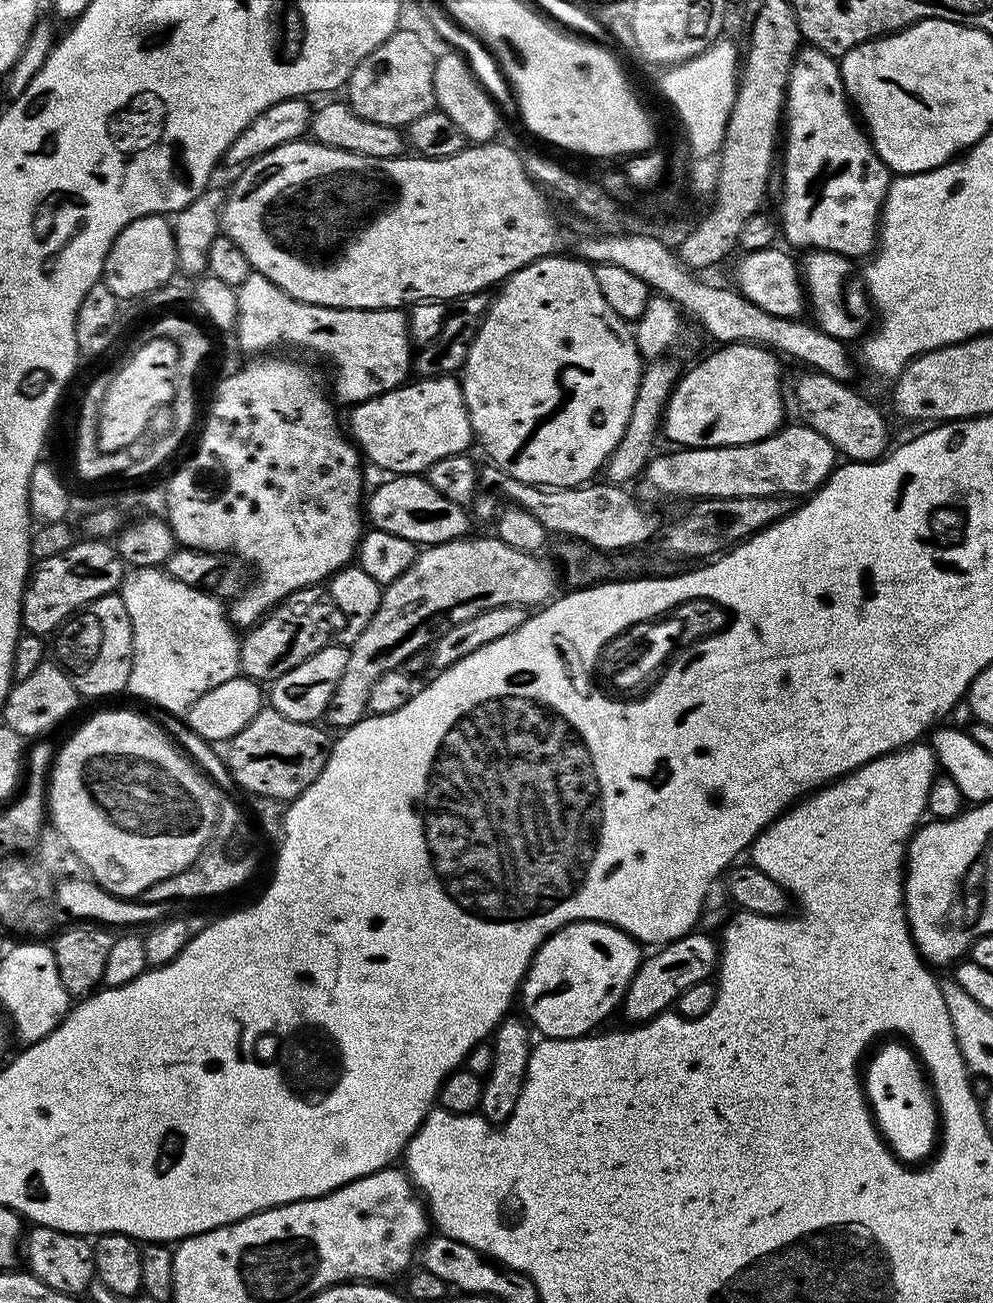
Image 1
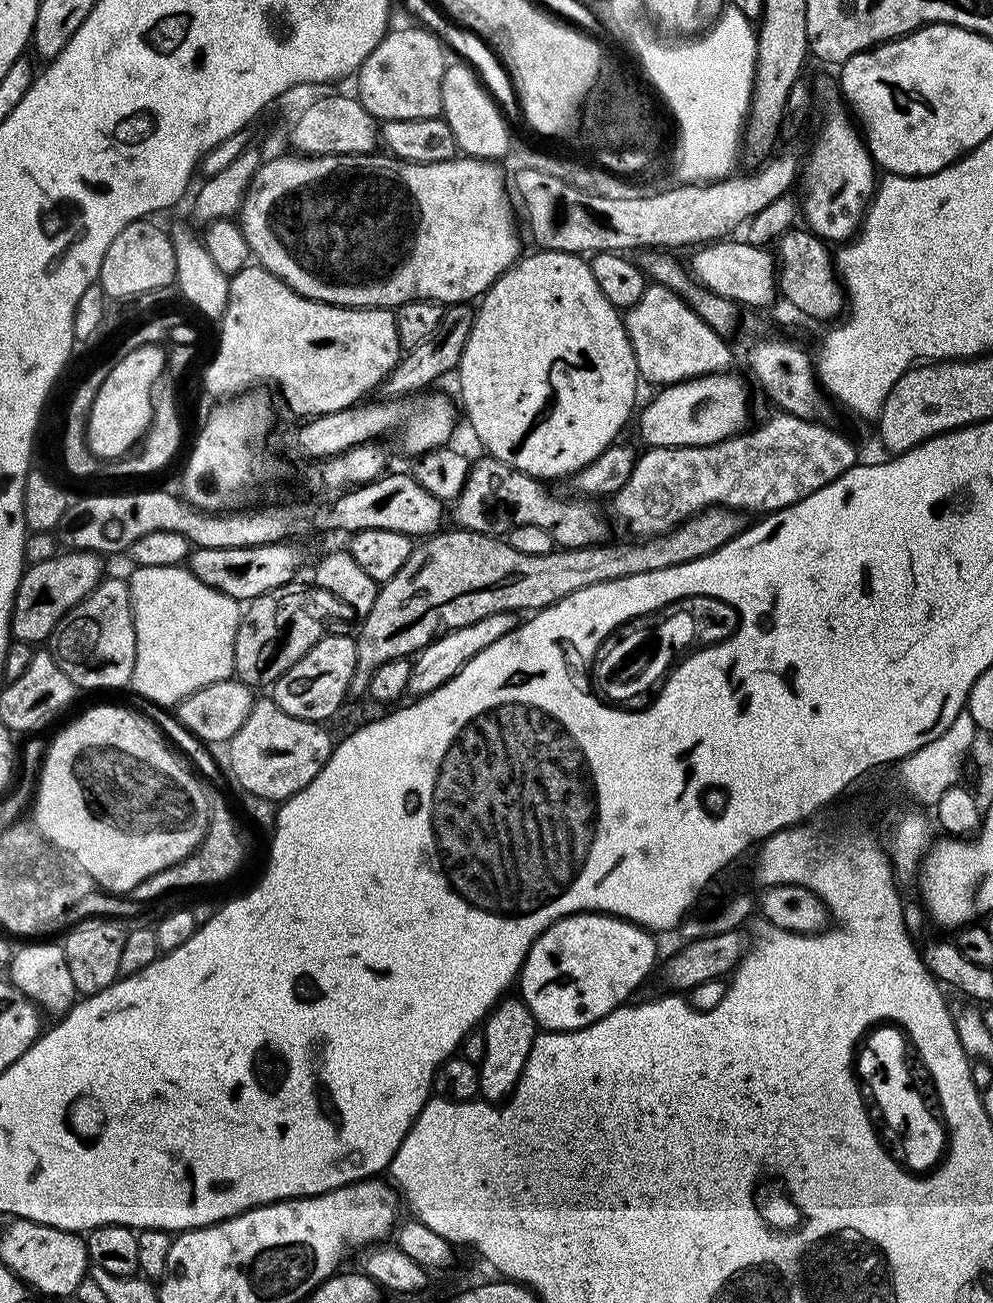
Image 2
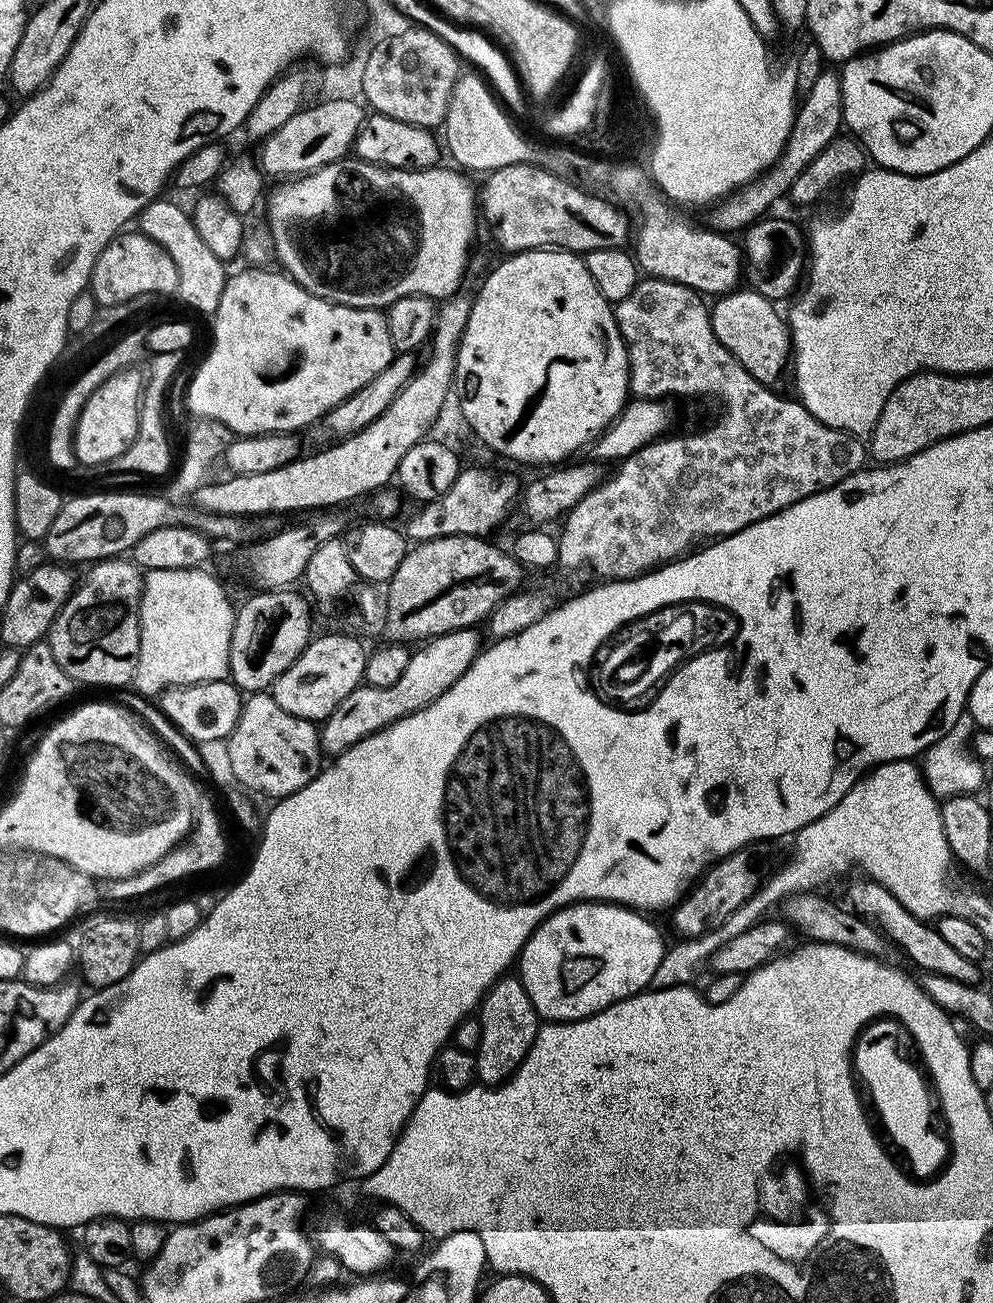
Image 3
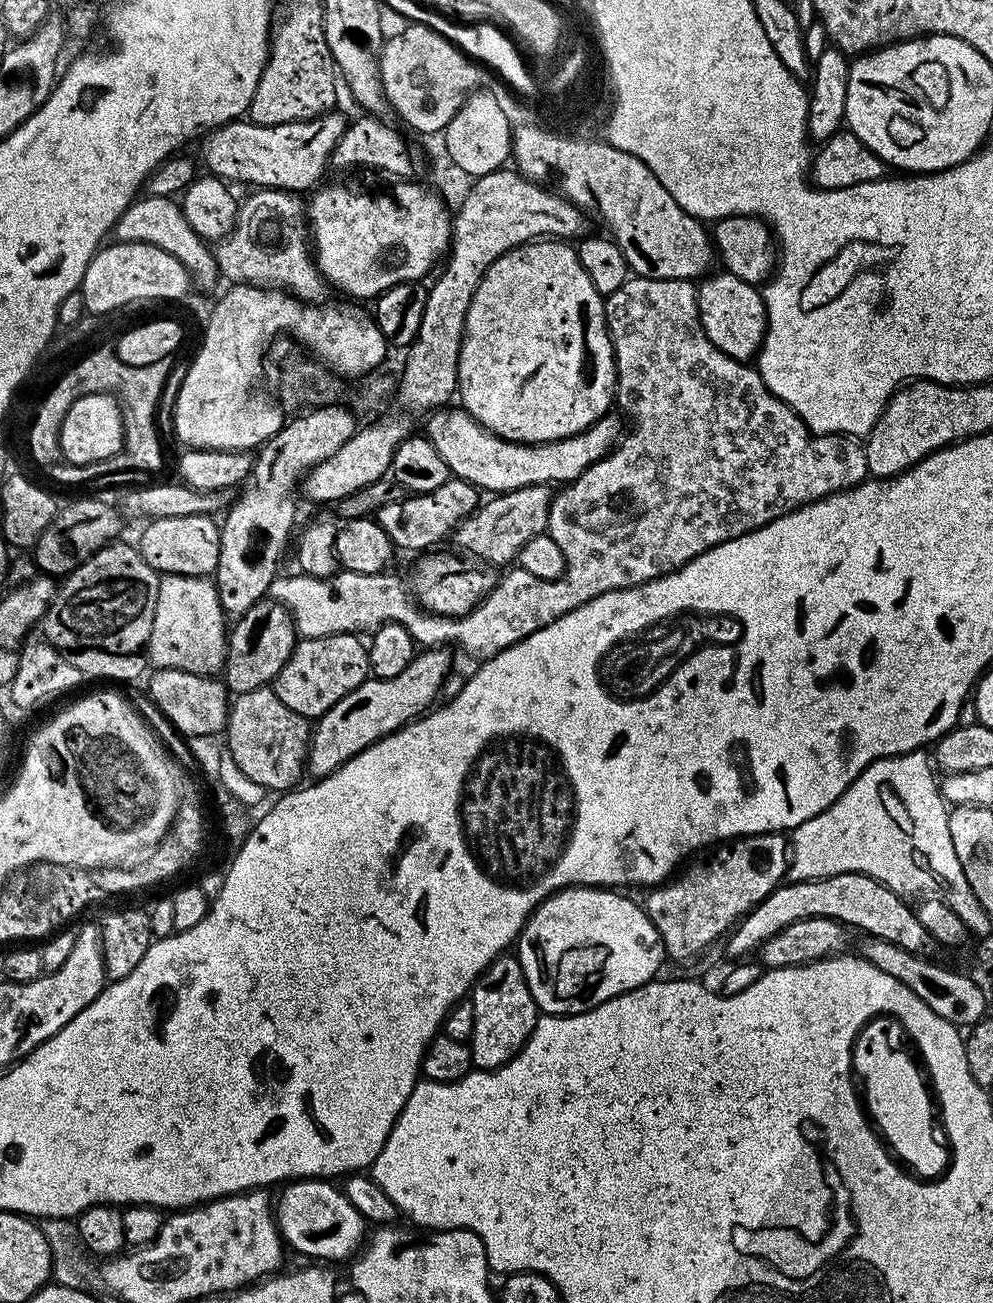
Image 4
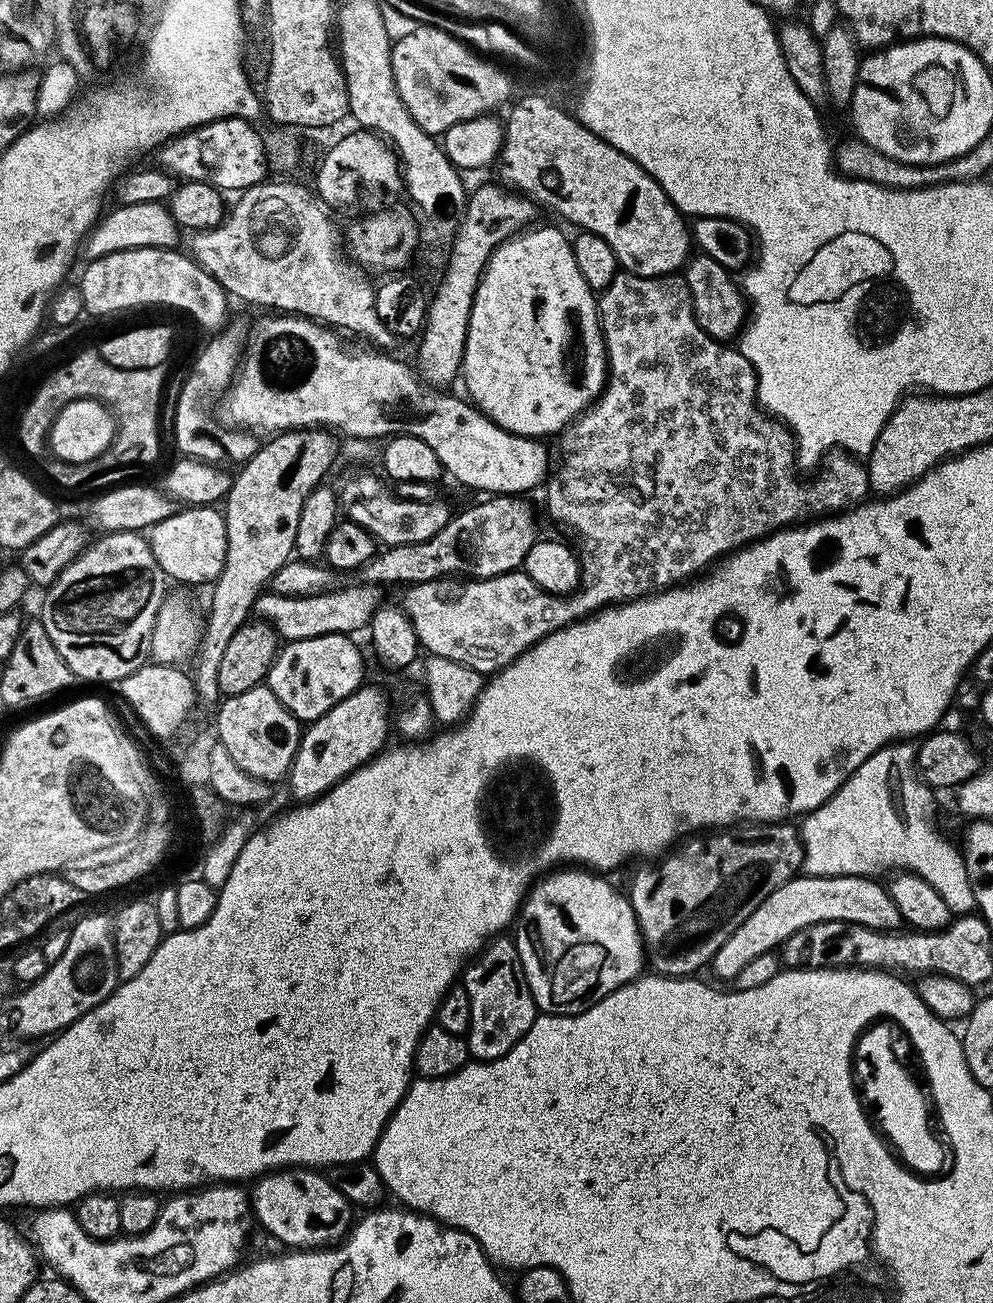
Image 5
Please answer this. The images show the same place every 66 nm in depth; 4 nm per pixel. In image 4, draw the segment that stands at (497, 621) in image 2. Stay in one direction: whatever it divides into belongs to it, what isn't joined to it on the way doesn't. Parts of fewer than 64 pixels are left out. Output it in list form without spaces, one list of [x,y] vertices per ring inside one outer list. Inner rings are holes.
[[[444,646],[417,651],[400,674],[392,678],[363,680],[358,687],[350,690],[350,694],[330,706],[330,710],[326,710],[311,729],[307,771],[313,772],[316,778],[329,776],[374,742],[425,715],[441,699],[444,680],[453,671],[452,656],[448,651]]]

